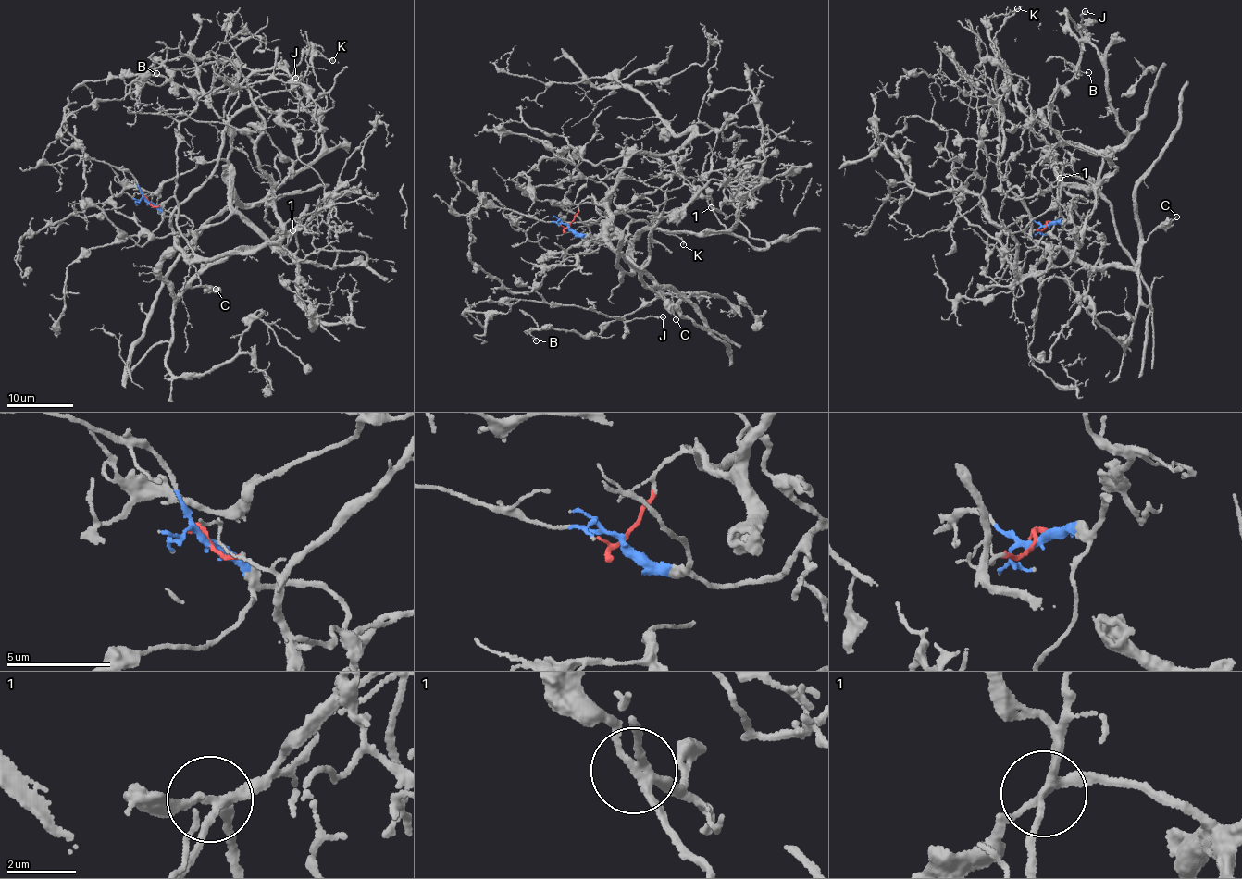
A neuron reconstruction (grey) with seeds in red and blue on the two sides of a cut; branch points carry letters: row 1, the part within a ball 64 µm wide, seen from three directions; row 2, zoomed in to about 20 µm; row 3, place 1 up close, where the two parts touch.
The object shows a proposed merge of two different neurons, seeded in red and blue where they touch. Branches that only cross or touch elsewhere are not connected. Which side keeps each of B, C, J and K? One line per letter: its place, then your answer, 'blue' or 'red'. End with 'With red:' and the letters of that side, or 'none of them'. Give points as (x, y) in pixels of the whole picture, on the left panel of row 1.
B: (156, 73) | blue
C: (216, 289) | red
J: (295, 78) | blue
K: (332, 60) | blue
With red: C

